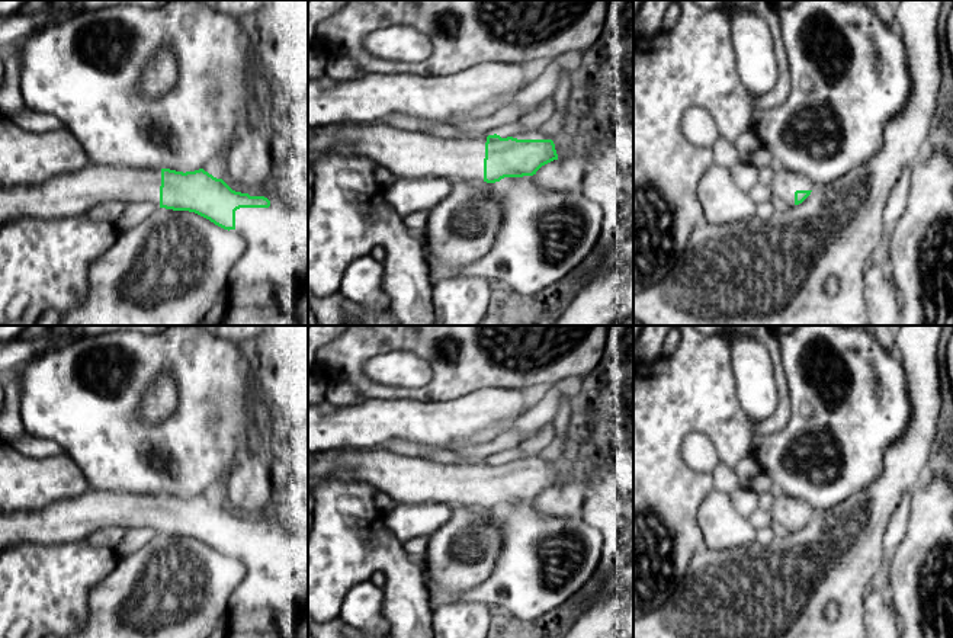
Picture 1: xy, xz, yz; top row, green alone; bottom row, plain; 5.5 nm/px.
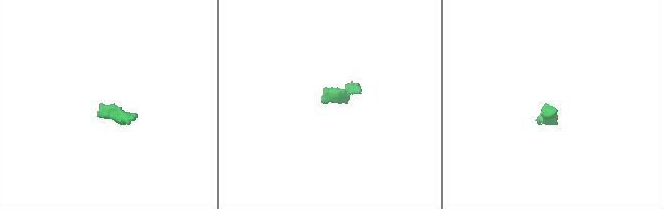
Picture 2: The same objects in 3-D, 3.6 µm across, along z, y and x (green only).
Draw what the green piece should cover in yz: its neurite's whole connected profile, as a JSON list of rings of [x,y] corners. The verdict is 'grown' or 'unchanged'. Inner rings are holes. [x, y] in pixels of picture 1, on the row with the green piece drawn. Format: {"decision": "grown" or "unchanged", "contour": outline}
{"decision": "grown", "contour": [[[774,166],[769,176],[774,198],[789,208],[802,203],[815,187],[808,177],[780,166]]]}

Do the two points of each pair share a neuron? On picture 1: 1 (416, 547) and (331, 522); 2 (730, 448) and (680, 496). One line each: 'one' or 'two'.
1: two
2: one

